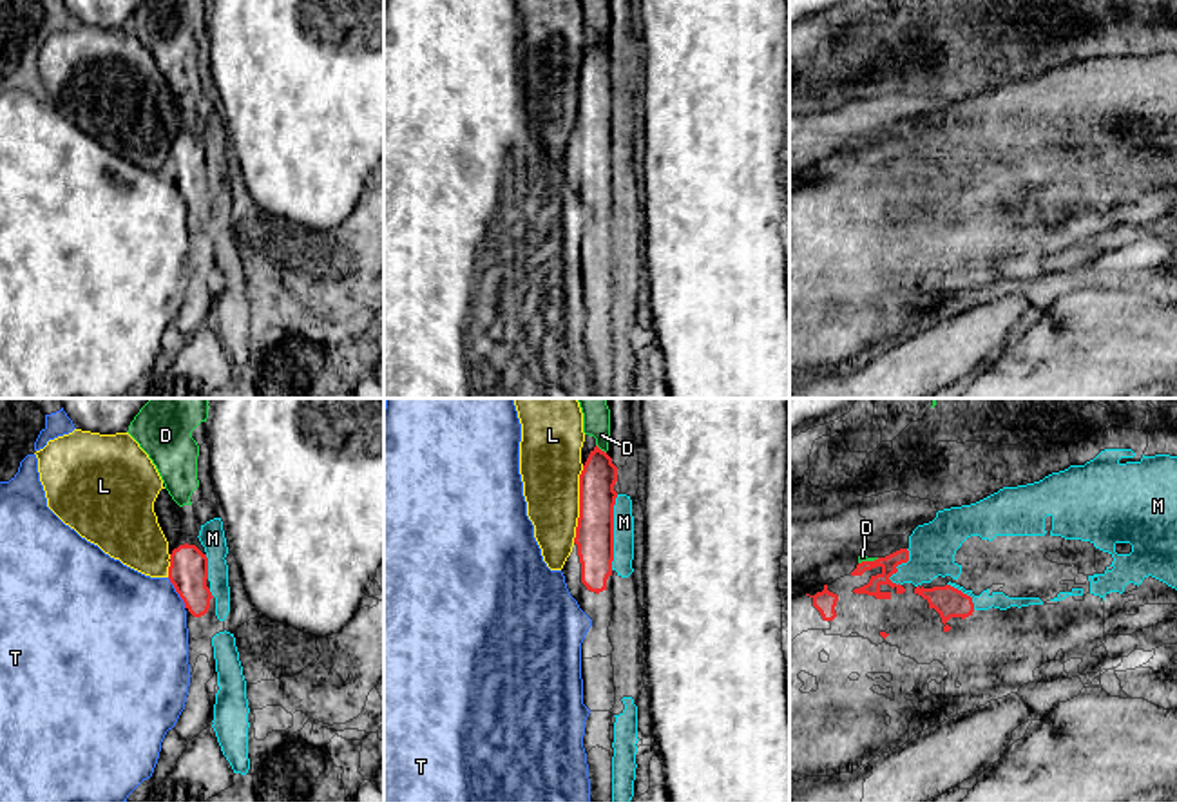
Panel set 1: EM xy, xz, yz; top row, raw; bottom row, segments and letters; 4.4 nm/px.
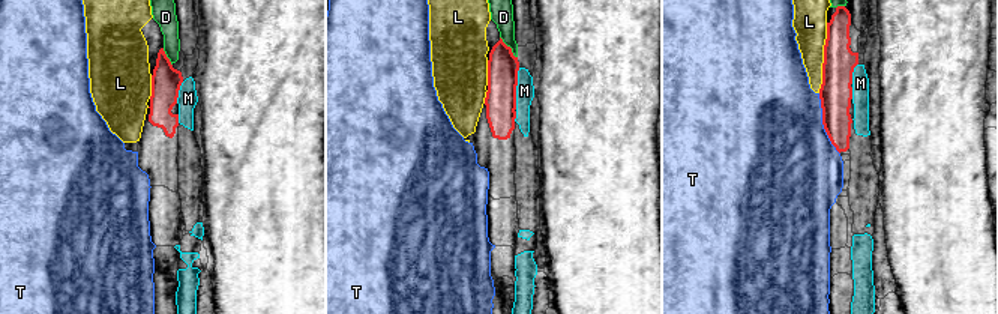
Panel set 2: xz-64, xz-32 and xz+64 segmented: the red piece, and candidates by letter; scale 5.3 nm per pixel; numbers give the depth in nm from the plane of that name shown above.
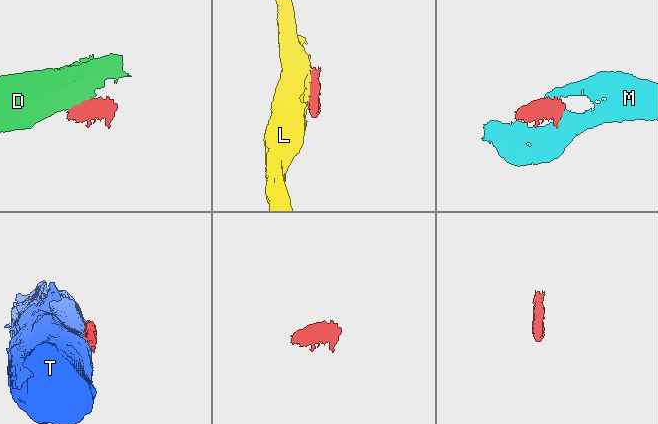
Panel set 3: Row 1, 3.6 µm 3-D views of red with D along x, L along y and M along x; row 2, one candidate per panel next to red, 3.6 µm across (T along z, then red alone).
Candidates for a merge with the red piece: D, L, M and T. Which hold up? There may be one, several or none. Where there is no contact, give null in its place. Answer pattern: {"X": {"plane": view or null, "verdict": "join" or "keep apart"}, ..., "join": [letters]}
{"D": {"plane": "xz", "verdict": "keep apart"}, "L": {"plane": "xz", "verdict": "keep apart"}, "M": {"plane": "xz", "verdict": "keep apart"}, "T": {"plane": "xy", "verdict": "keep apart"}, "join": []}

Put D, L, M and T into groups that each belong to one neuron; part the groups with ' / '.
D / L / M / T

